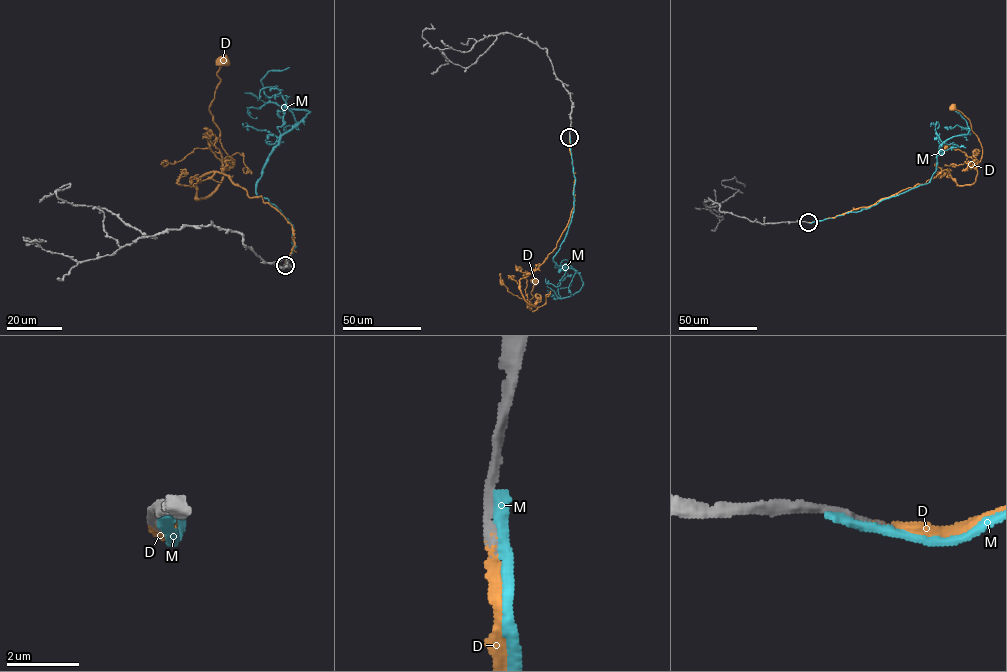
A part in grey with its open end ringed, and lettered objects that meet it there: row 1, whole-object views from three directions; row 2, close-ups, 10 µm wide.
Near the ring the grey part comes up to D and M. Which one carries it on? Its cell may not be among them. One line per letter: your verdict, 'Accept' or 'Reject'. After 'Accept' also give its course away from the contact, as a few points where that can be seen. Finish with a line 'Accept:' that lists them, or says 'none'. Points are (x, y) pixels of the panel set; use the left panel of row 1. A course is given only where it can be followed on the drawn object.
D: Accept. Its course: (285, 265), (293, 227), (261, 196), (213, 171), (196, 199), (215, 189), (228, 155), (209, 110), (224, 63)
M: Reject
Accept: D

